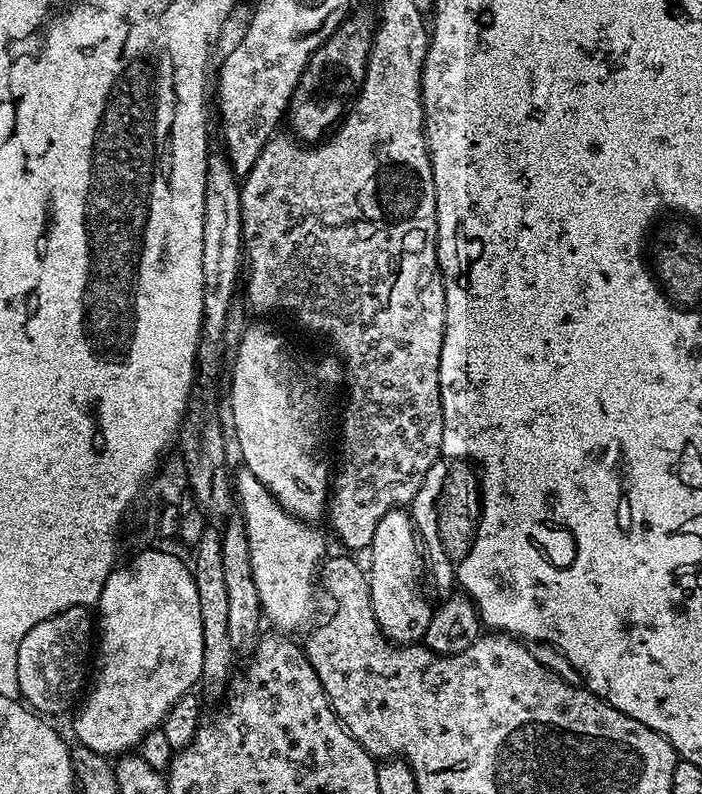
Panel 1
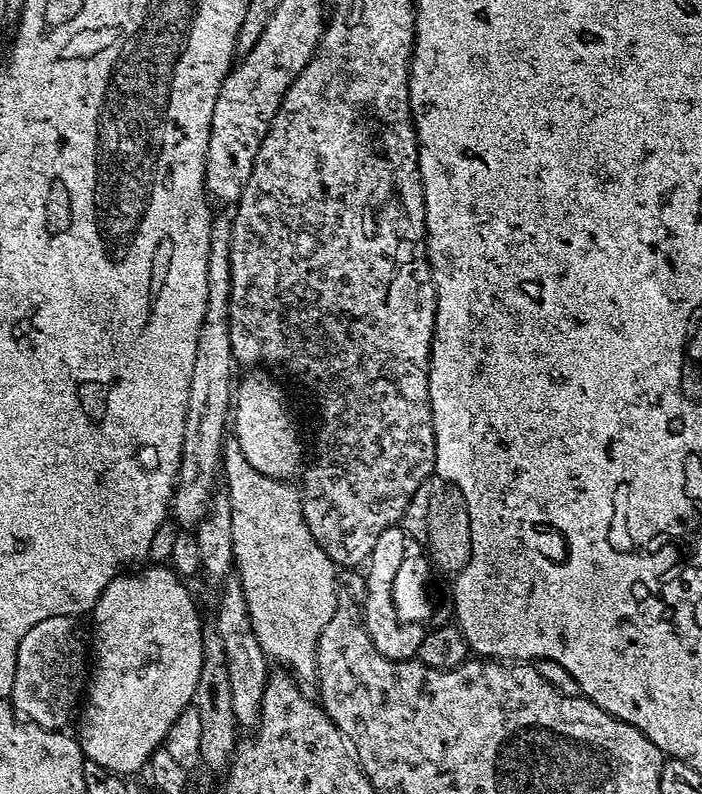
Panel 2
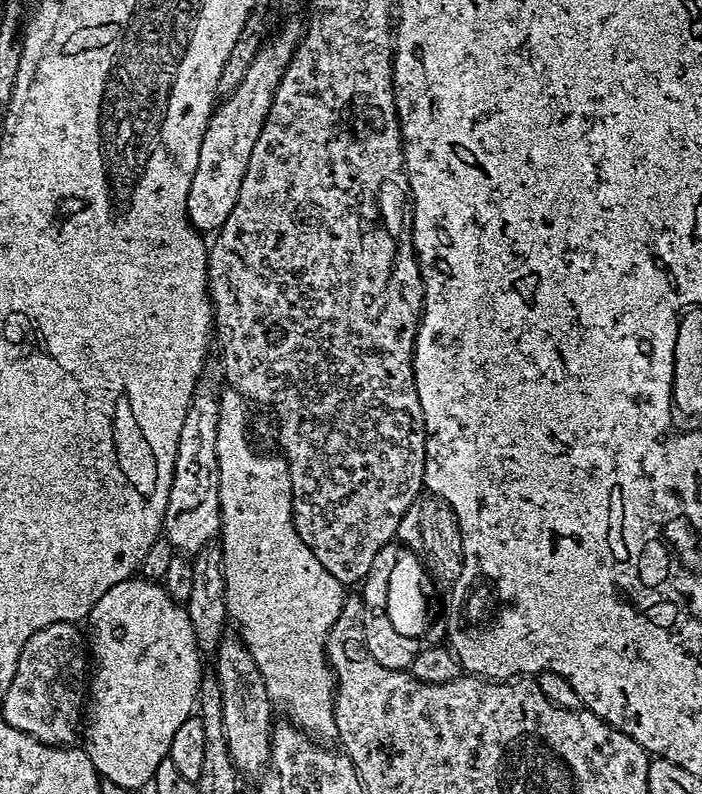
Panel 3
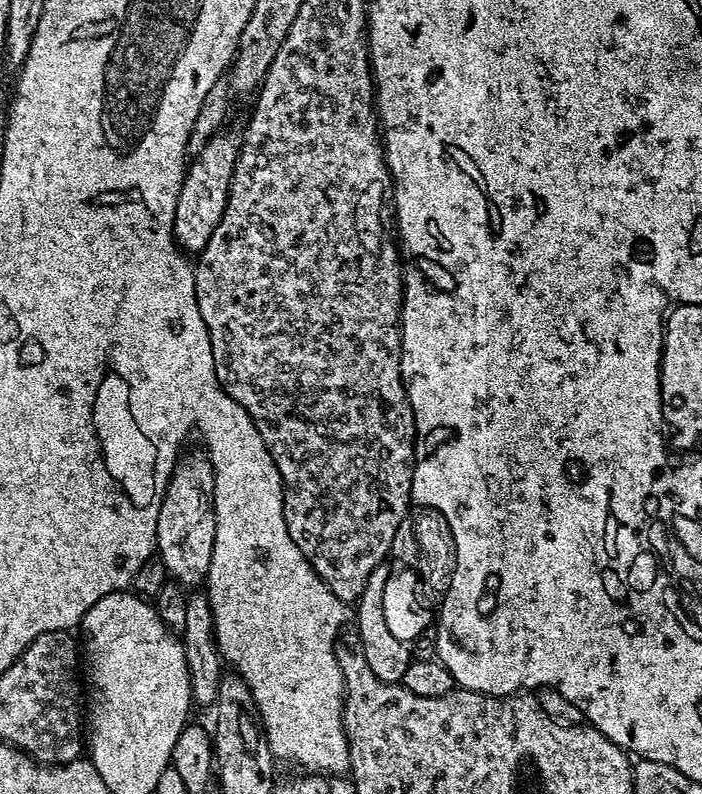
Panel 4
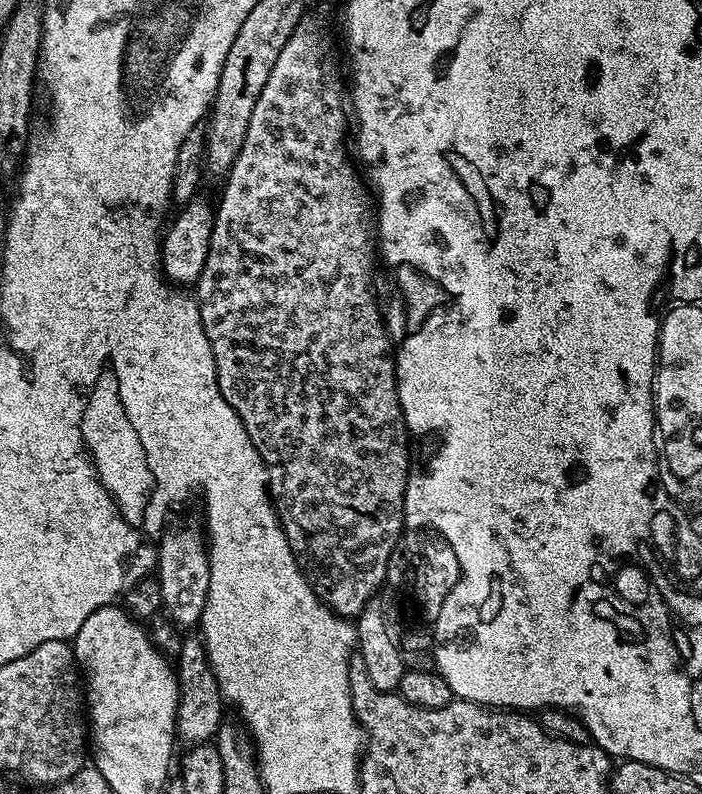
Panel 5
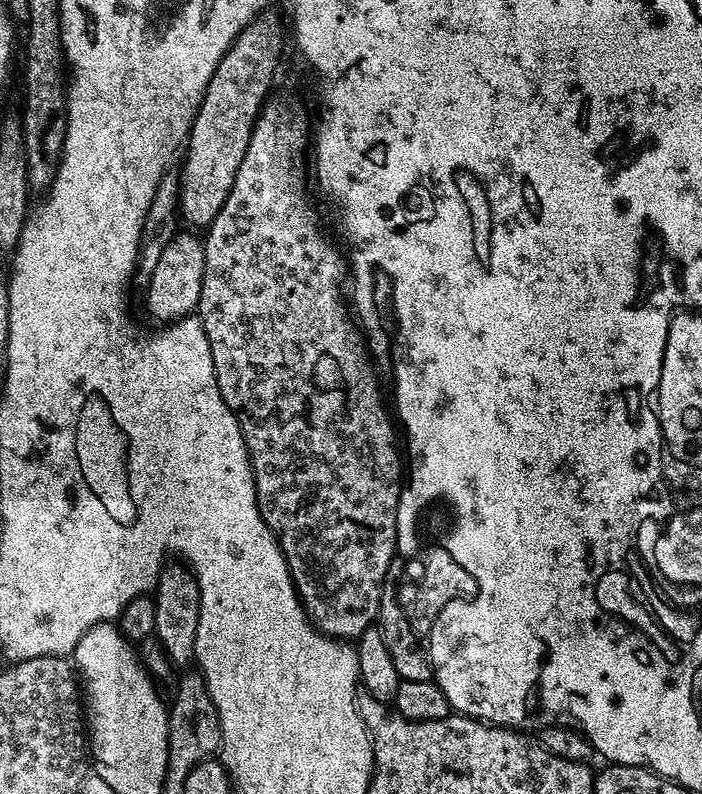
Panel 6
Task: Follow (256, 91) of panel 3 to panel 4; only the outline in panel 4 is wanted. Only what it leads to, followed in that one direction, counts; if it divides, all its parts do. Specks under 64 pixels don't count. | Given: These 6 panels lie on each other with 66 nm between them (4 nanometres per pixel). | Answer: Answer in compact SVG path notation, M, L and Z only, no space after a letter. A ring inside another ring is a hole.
M220 130L206 142L199 157L191 161L190 167L184 173L184 185L178 194L178 206L174 216L174 232L176 243L185 253L199 254L210 242L210 234L218 230L218 222L222 222L222 214L226 210L226 202L230 194L236 163L240 158L239 135Z

